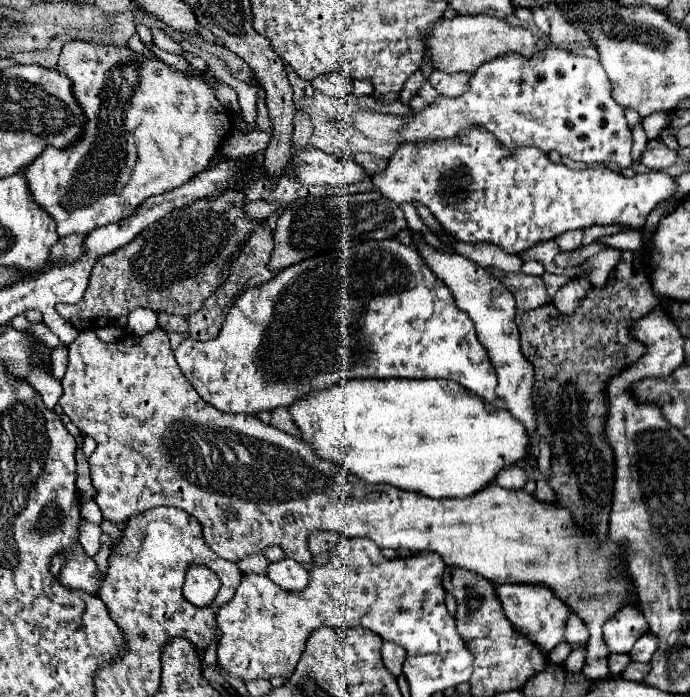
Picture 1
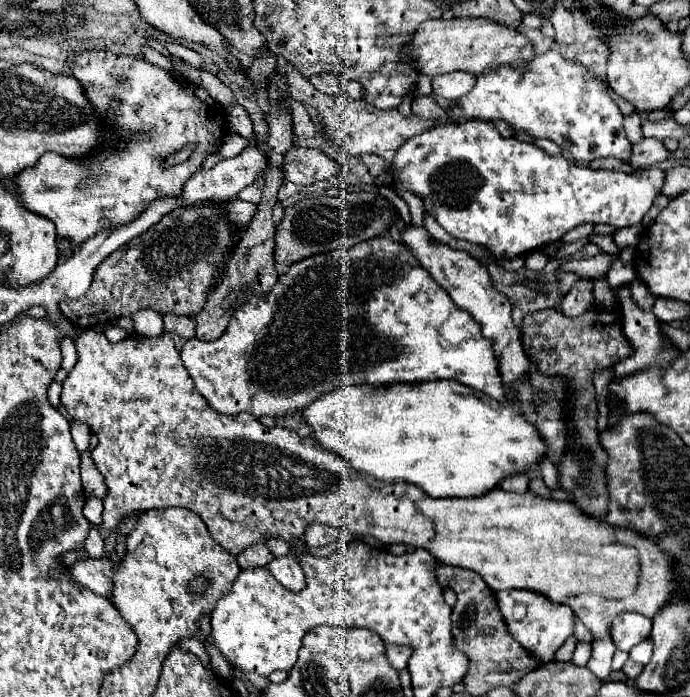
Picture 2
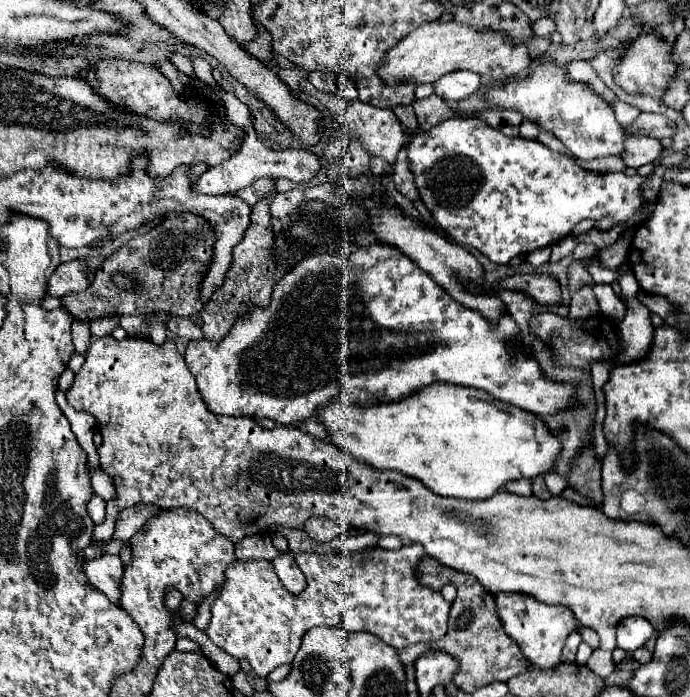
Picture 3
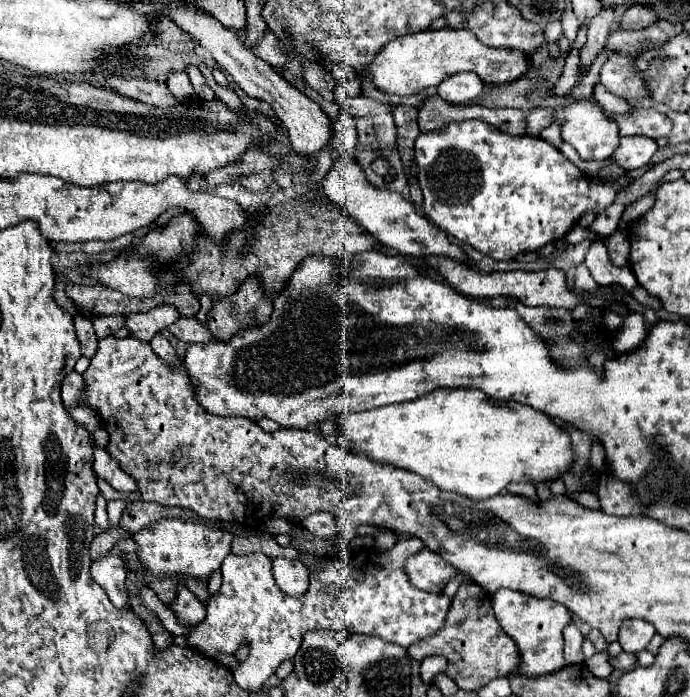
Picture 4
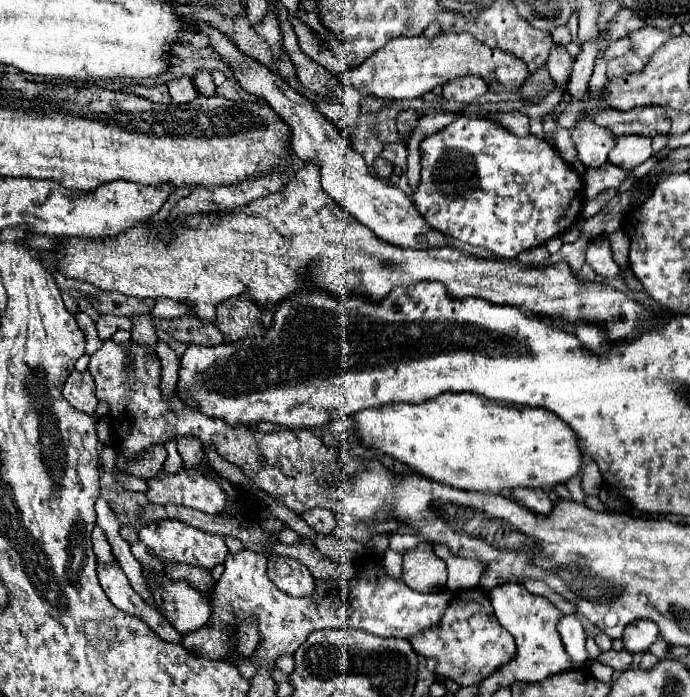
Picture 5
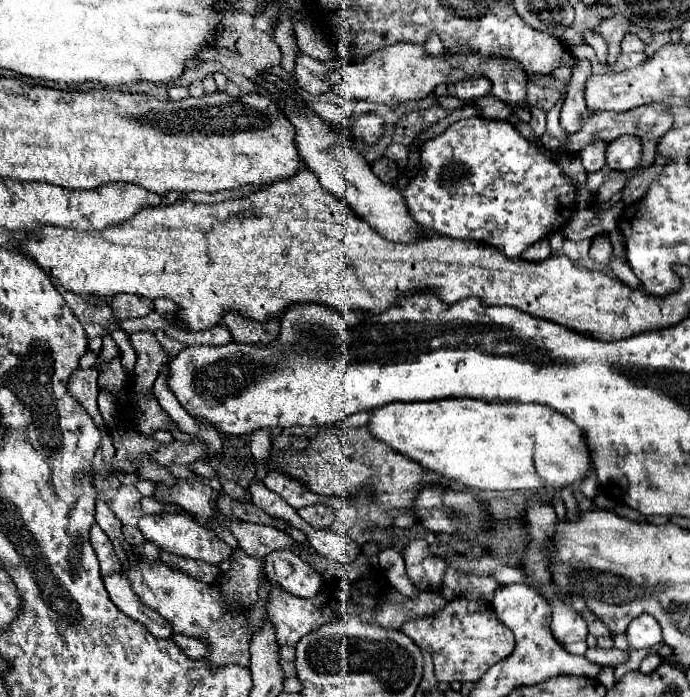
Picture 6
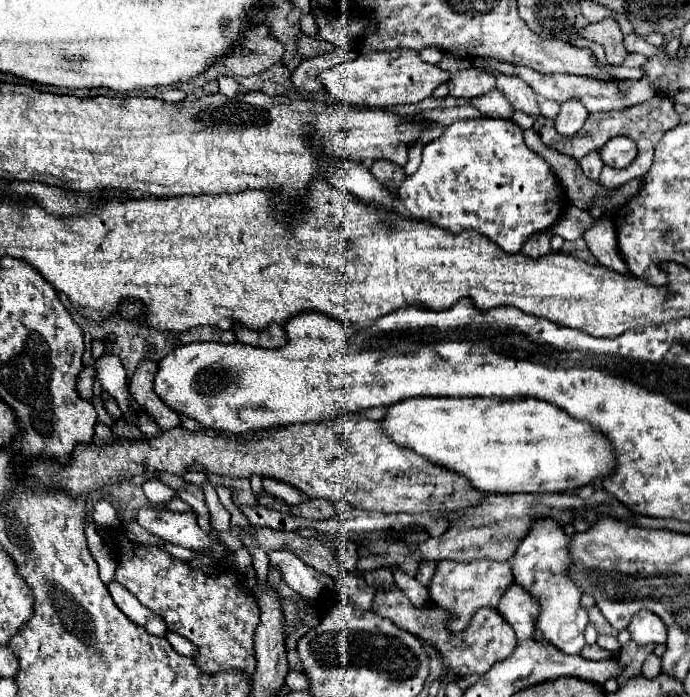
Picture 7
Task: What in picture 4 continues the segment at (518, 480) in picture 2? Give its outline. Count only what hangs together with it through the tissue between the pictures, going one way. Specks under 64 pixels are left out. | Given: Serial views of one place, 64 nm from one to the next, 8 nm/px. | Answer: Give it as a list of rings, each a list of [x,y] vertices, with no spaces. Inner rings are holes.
[[[518,482],[518,484],[508,484],[506,486],[506,490],[510,492],[510,494],[522,494],[522,496],[526,496],[526,498],[532,498],[532,500],[538,500],[538,496],[536,496],[536,488],[534,488],[534,484],[530,484],[530,482]]]

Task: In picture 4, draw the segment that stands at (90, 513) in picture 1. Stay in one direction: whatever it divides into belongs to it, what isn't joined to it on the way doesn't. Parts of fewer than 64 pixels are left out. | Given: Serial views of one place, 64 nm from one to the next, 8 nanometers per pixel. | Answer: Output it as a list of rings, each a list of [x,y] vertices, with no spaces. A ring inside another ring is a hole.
[[[98,496],[96,498],[96,510],[94,510],[94,518],[96,518],[96,524],[100,528],[108,528],[108,516],[106,516],[106,498],[104,496]]]

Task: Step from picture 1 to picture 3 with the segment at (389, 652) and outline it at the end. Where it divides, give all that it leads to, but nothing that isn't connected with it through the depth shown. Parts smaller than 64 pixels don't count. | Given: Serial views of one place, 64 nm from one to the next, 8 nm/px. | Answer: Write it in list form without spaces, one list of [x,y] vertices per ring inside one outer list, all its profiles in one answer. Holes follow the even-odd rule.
[[[414,644],[414,646],[406,646],[402,650],[398,650],[398,658],[400,662],[406,666],[406,664],[412,664],[412,660],[416,660],[418,654],[426,652],[428,648],[424,648],[424,644]]]

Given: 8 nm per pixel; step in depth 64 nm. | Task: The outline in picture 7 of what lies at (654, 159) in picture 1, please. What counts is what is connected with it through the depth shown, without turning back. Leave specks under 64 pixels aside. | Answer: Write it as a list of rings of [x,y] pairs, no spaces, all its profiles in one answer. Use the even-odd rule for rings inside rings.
[[[628,136],[612,138],[608,144],[604,144],[604,148],[600,148],[604,164],[612,168],[628,168],[634,162],[636,154],[638,154],[636,142],[632,142],[632,138]]]

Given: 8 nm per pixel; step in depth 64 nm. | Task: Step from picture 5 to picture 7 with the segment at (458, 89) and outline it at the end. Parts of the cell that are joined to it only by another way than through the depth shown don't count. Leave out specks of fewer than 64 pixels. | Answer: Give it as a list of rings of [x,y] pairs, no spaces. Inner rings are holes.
[[[470,68],[470,70],[458,70],[450,76],[448,88],[450,88],[450,96],[454,98],[474,98],[480,94],[486,94],[494,88],[496,80],[492,74],[480,70],[480,68]]]

